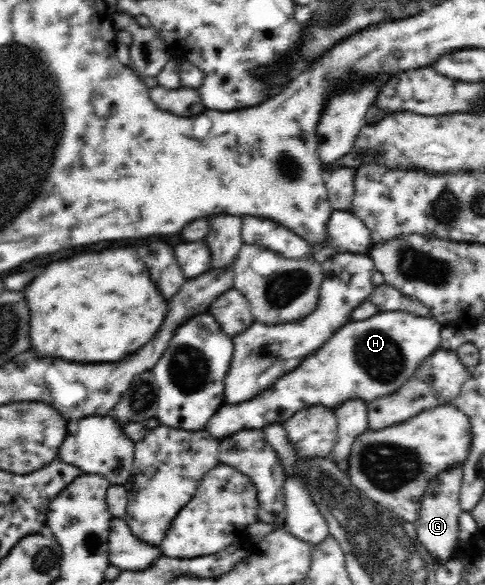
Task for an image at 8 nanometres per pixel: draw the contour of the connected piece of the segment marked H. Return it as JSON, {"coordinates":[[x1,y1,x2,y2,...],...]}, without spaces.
{"coordinates":[[398,309,378,312,364,321,348,322,337,329,329,340,313,351,296,369,280,377,260,395,238,405,223,405,208,420,205,429,215,438,221,439,241,429,263,428,269,423,284,422,297,411,313,405,332,409,346,399,364,399,368,403,377,397,394,393,415,374,426,357,440,348,442,326,432,317,420,317]]}

